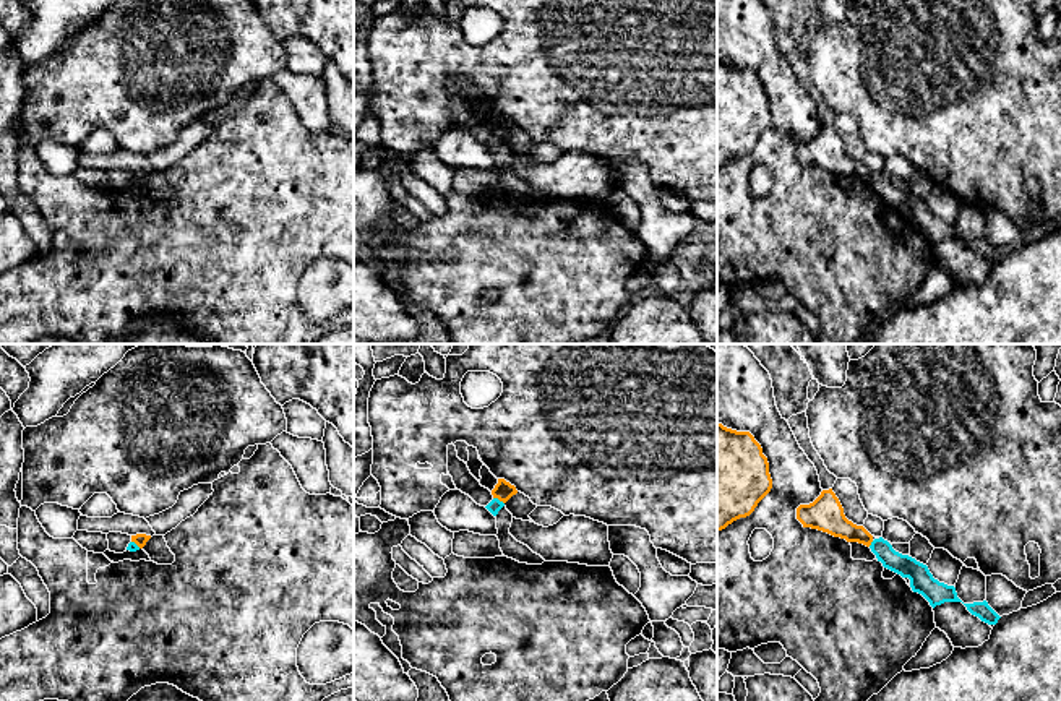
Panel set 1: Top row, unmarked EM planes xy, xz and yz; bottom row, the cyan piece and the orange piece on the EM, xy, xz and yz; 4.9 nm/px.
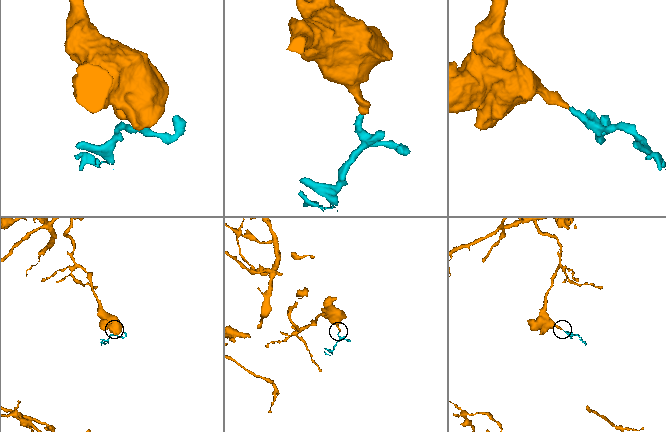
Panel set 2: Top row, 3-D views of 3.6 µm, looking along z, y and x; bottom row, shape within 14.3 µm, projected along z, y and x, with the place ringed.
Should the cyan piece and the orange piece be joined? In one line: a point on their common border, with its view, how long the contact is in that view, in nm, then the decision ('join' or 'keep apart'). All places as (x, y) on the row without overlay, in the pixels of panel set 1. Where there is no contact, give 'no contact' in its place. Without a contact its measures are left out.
contact xz (497, 135); length 70 nm; keep apart

